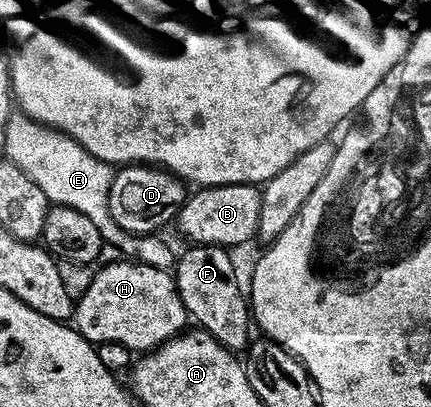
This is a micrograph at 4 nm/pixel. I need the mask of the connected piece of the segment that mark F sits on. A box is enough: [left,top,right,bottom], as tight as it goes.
[175,244,251,351]

